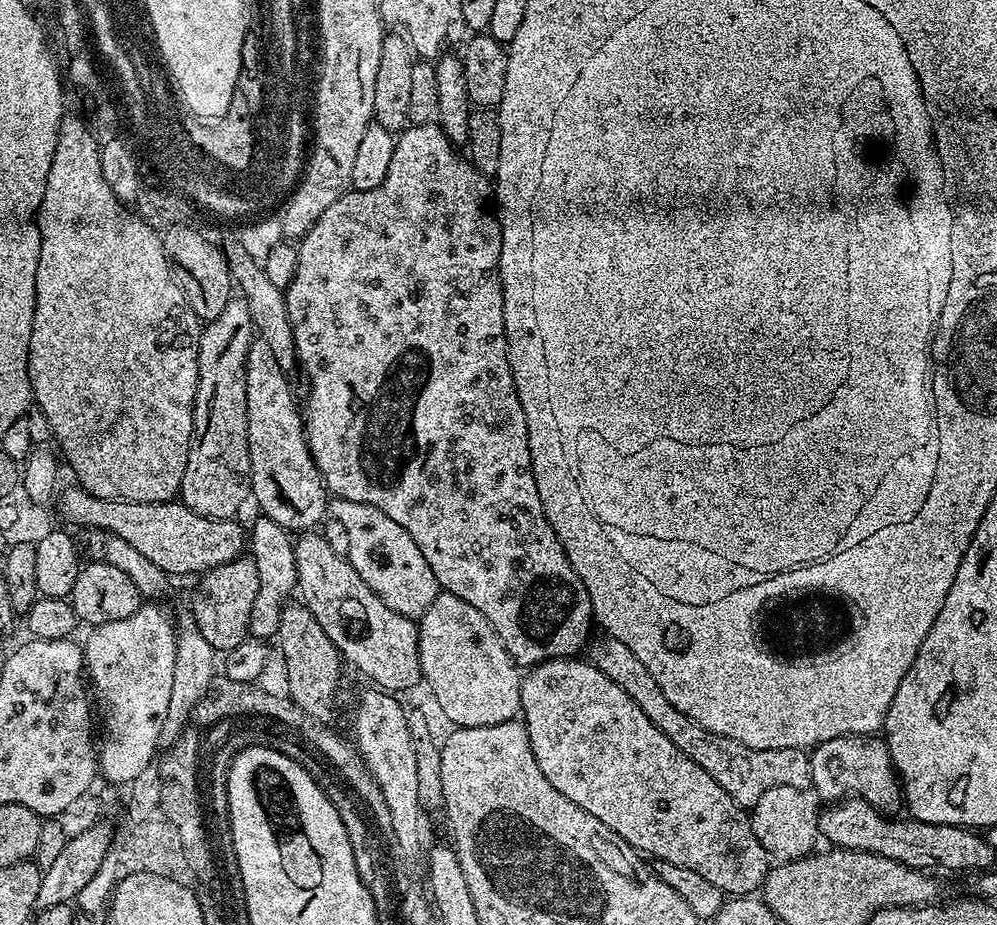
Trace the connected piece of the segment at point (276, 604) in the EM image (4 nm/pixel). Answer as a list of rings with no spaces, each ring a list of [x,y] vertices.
[[[257,515],[257,520],[250,524],[250,559],[258,566],[258,598],[254,598],[254,610],[250,610],[248,631],[255,639],[271,641],[279,630],[279,619],[285,605],[289,603],[288,595],[297,591],[296,586],[296,549],[293,537],[287,528],[278,526],[269,516]]]

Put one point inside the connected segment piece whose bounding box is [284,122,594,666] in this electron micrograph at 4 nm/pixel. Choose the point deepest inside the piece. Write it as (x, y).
(397, 307)

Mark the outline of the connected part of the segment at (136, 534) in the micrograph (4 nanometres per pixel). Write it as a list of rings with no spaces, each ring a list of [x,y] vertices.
[[[81,488],[73,489],[66,494],[66,514],[76,525],[97,528],[130,542],[134,550],[150,558],[150,562],[169,577],[188,576],[191,572],[203,574],[245,555],[246,528],[239,524],[239,519],[206,518],[202,514],[194,514],[194,510],[176,500],[126,502],[98,498]]]

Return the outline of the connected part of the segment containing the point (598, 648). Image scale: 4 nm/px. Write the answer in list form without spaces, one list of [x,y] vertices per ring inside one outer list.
[[[607,634],[598,636],[590,644],[592,665],[602,670],[602,674],[606,674],[610,682],[622,686],[622,690],[626,690],[626,694],[634,698],[638,710],[642,710],[642,714],[646,714],[646,718],[650,718],[650,722],[654,722],[654,726],[658,726],[658,730],[662,730],[662,734],[666,734],[666,738],[670,738],[670,742],[674,742],[674,746],[678,746],[678,750],[682,750],[686,758],[698,762],[698,766],[702,766],[702,770],[706,770],[706,774],[710,774],[710,778],[714,778],[714,782],[718,782],[718,786],[722,786],[722,790],[726,790],[726,794],[730,794],[730,798],[734,798],[734,802],[741,808],[753,809],[762,794],[776,786],[792,786],[802,792],[811,789],[812,757],[805,749],[758,750],[698,726],[686,714],[682,714],[682,710],[670,706],[670,698],[662,694],[662,686],[658,686],[658,682],[650,678],[650,670],[646,670],[646,666],[638,662],[638,657],[630,651],[630,646],[625,646],[618,642],[618,638]]]

